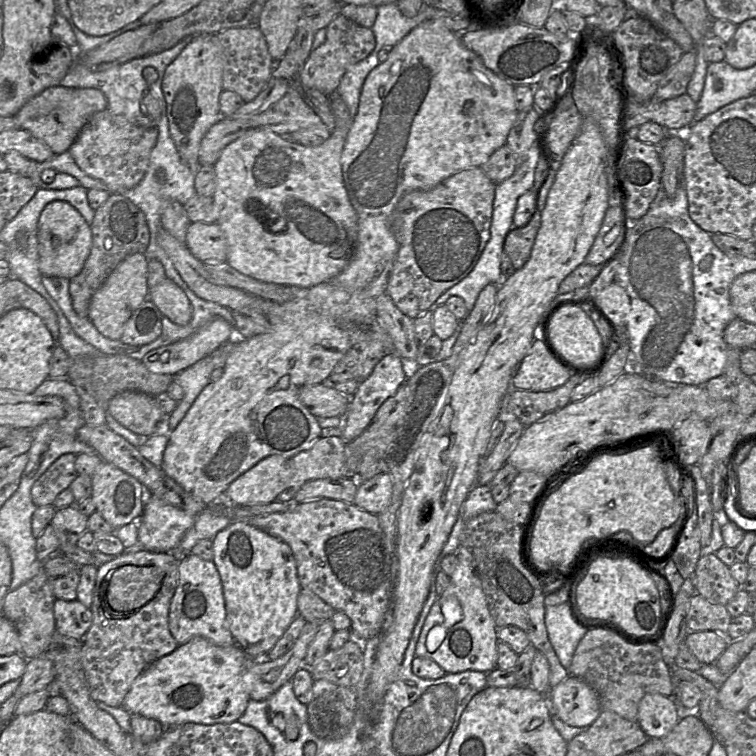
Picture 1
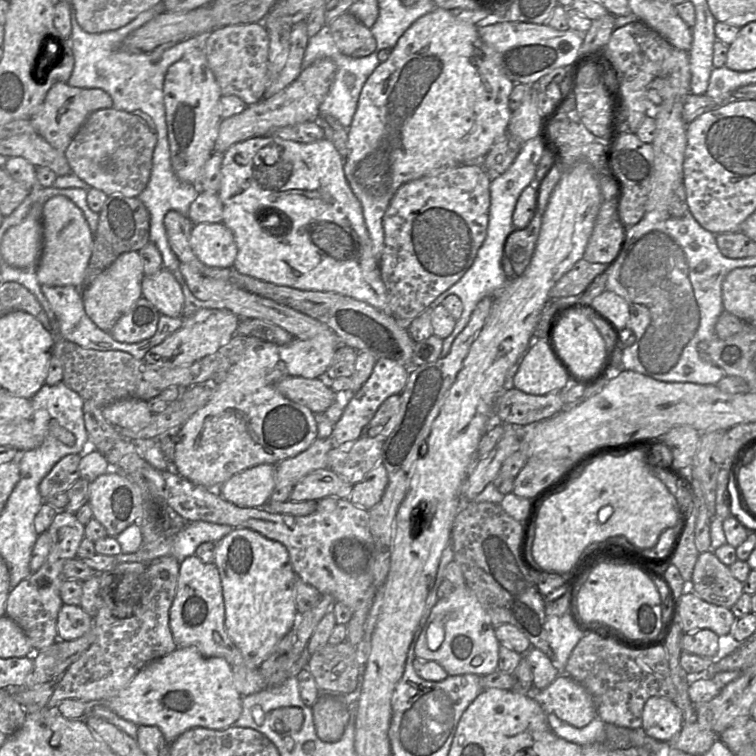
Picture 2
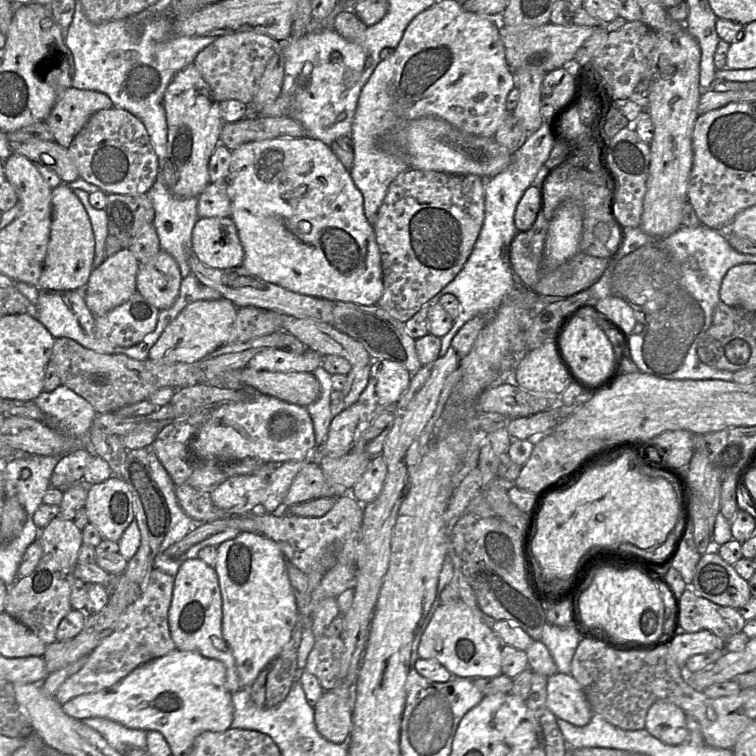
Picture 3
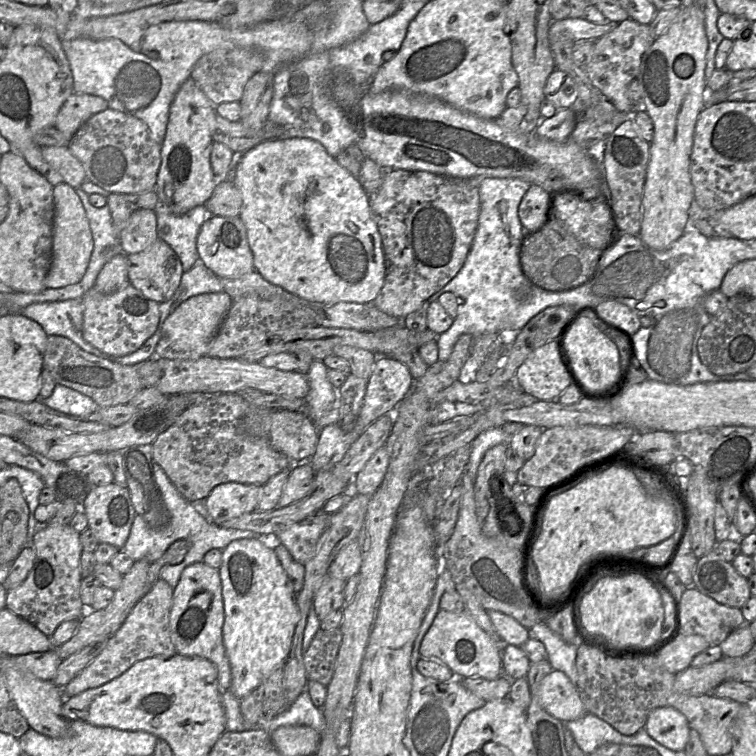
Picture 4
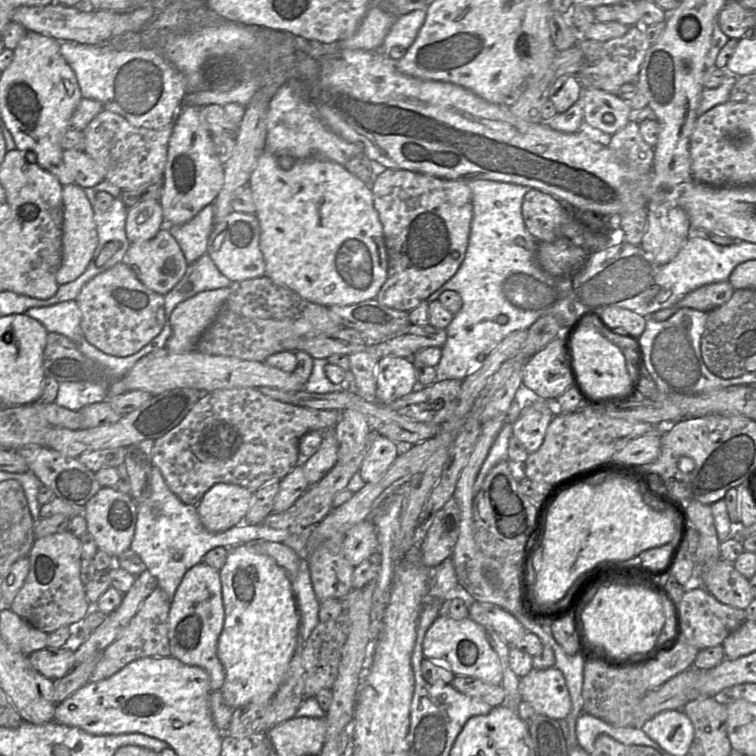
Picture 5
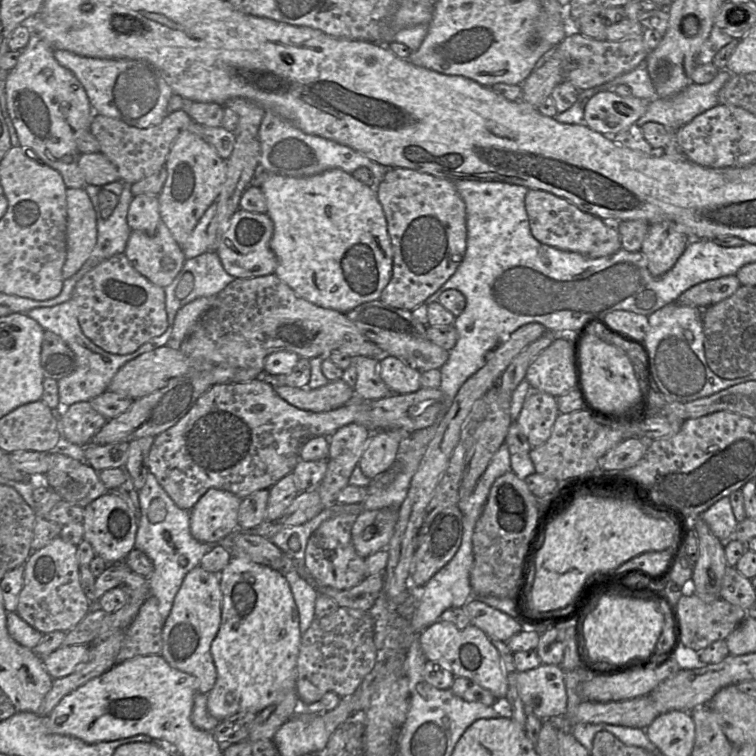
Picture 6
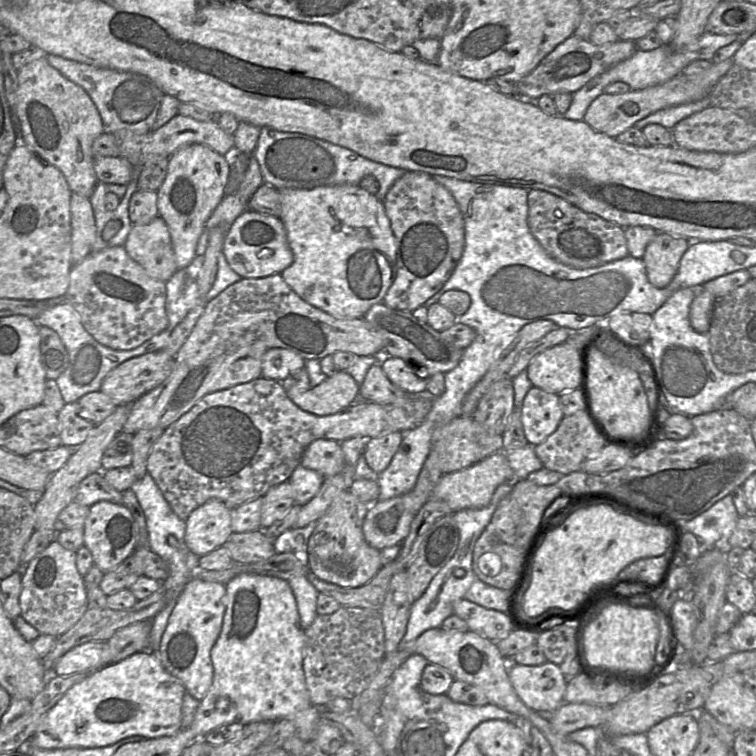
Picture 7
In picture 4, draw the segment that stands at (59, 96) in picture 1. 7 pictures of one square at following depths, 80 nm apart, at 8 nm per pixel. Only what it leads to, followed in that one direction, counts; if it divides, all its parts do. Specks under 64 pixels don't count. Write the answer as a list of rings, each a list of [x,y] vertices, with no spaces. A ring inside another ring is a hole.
[[[73,93],[60,108],[53,127],[71,140],[91,116],[107,108],[107,101],[99,96]]]

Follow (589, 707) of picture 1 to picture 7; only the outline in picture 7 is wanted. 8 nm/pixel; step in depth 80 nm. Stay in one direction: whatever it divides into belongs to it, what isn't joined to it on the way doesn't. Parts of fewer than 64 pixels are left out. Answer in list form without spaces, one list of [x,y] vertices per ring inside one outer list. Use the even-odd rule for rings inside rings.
[[[508,660],[508,675],[510,682],[522,700],[522,702],[534,711],[553,711],[555,712],[565,701],[564,695],[567,687],[568,678],[563,674],[560,666],[552,662],[537,666],[521,665]]]

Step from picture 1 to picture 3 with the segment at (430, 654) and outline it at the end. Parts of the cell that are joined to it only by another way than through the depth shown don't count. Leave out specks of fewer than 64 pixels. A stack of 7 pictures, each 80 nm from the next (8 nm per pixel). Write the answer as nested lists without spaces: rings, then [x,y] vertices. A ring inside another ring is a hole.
[[[463,601],[440,604],[422,634],[418,656],[436,660],[453,676],[470,679],[494,677],[501,673],[501,648],[504,645],[480,608],[470,608]]]

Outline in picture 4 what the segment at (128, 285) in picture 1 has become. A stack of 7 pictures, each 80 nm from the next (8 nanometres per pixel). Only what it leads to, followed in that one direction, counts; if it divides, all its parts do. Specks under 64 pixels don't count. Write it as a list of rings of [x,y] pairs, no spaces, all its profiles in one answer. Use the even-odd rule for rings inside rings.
[[[120,253],[112,257],[100,270],[93,289],[104,295],[114,294],[130,284],[128,257]]]

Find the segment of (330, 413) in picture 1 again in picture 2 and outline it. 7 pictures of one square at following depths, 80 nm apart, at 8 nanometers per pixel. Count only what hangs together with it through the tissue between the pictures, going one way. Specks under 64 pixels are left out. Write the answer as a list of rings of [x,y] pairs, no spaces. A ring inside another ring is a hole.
[[[287,376],[276,383],[276,389],[289,400],[321,414],[334,403],[337,393],[319,378]]]

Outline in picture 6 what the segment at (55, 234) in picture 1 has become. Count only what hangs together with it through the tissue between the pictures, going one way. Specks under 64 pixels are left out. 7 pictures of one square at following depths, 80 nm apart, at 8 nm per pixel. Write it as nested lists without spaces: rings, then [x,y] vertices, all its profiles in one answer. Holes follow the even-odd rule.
[[[67,188],[66,259],[64,280],[77,273],[91,255],[97,242],[96,213],[84,188]]]

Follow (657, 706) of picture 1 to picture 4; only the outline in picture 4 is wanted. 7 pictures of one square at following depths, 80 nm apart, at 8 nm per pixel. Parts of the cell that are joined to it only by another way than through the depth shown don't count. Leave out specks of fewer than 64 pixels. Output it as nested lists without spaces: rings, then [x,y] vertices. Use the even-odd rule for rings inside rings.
[[[659,707],[648,716],[645,730],[662,746],[684,751],[689,739],[690,725],[686,717],[673,707]]]

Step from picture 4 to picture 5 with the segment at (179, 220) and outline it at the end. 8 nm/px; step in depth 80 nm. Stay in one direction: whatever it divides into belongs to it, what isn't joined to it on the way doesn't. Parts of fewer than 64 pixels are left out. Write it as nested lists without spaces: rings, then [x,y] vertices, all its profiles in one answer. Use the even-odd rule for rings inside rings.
[[[214,202],[182,225],[166,225],[163,219],[163,227],[165,226],[177,241],[187,264],[193,263],[206,253],[213,225]]]

